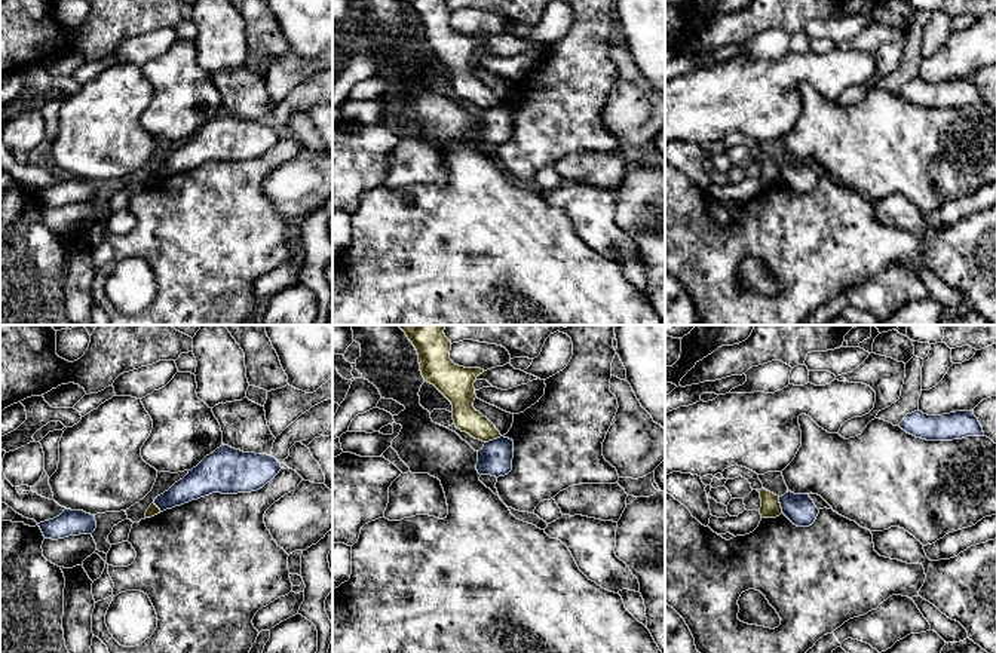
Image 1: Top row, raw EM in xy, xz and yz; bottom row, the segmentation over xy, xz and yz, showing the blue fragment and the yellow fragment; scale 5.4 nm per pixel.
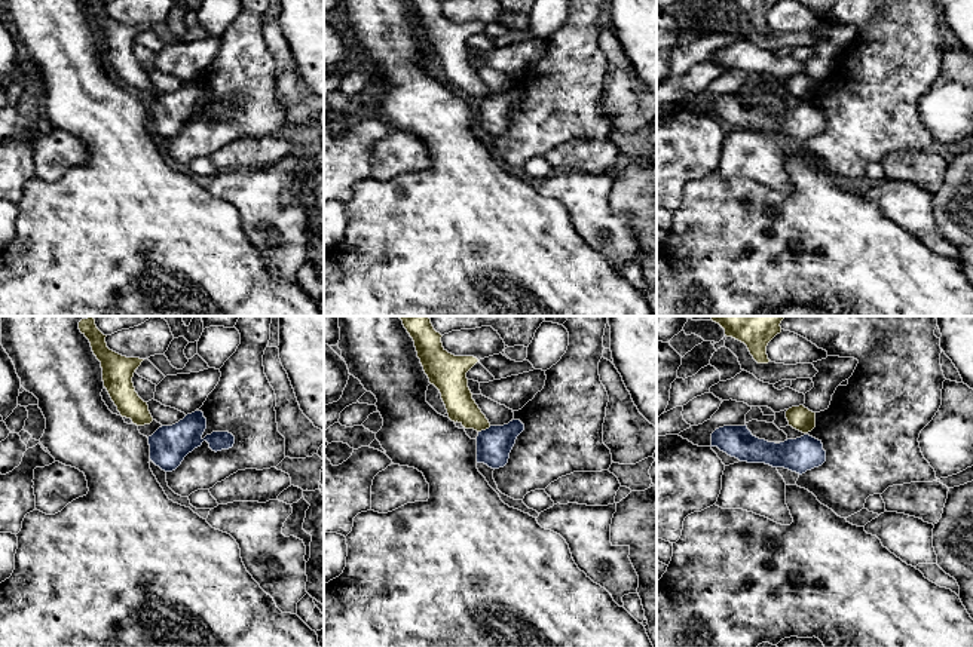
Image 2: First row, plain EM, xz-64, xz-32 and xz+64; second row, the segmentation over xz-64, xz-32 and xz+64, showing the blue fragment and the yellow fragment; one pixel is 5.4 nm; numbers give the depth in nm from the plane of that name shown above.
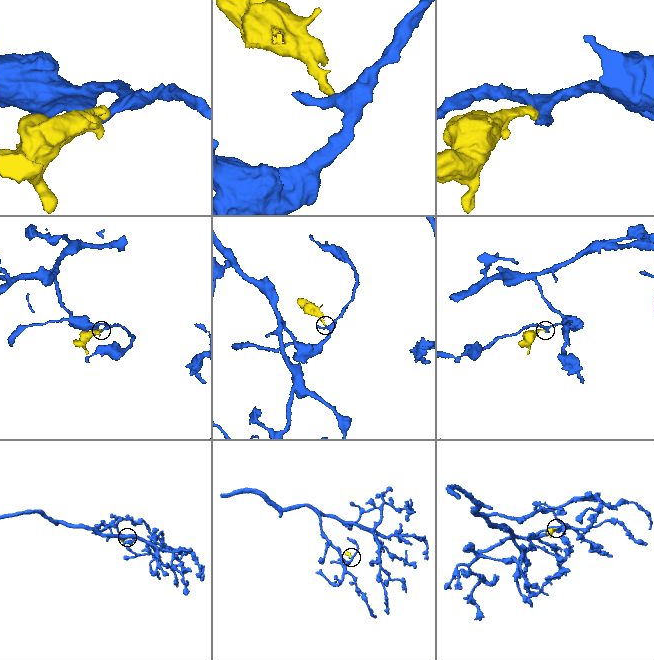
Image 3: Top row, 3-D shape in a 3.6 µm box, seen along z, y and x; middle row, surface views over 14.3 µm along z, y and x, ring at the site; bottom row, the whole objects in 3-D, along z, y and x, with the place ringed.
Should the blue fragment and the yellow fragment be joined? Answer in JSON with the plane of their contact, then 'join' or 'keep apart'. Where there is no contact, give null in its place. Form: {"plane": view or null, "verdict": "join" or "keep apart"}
{"plane": "xz", "verdict": "keep apart"}

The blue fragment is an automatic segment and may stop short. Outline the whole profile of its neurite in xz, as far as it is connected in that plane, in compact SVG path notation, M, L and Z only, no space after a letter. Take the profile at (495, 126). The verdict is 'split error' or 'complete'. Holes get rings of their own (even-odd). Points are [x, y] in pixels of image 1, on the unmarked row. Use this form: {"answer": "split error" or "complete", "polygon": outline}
{"answer": "complete", "polygon": "M505 104L488 108L478 119L479 142L505 144L512 138L514 108Z"}

